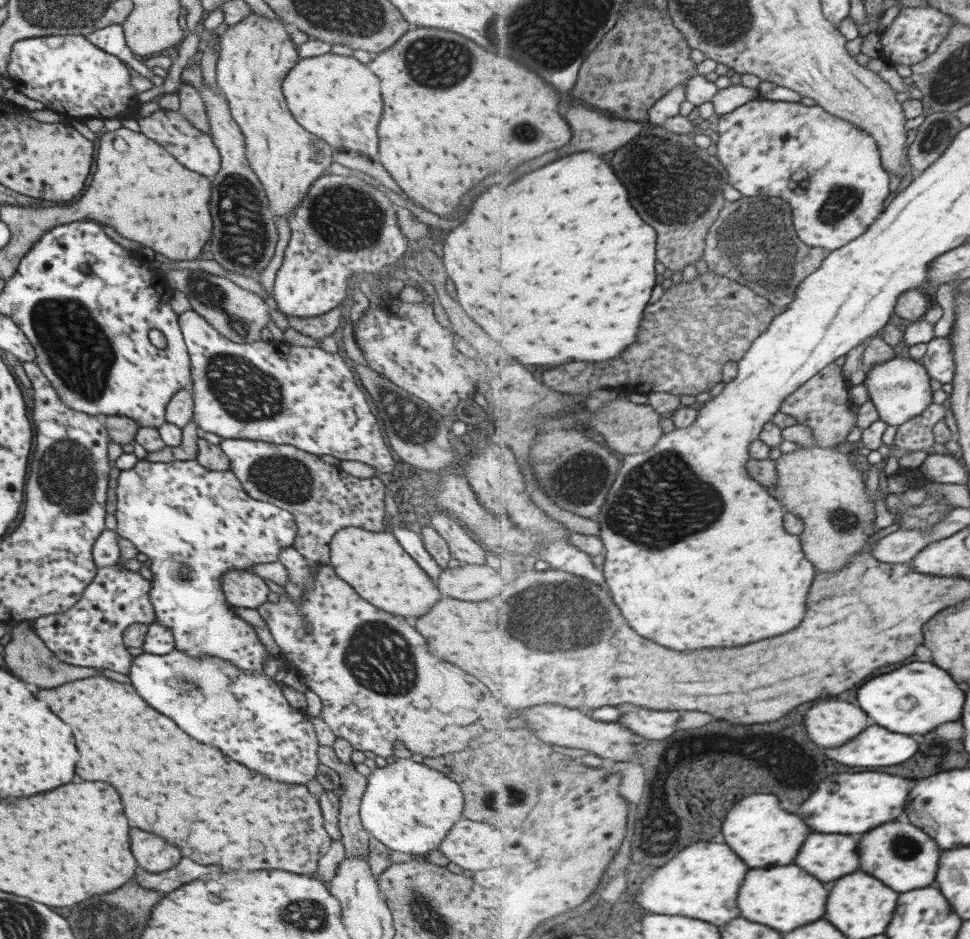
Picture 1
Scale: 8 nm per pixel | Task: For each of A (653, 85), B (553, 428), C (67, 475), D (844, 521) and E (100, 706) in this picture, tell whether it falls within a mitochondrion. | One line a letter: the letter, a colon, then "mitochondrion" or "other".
A: other
B: other
C: mitochondrion
D: mitochondrion
E: other

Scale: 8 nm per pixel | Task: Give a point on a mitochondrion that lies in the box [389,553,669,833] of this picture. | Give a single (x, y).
(554, 623)

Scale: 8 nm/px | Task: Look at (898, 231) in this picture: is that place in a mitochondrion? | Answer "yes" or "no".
no

